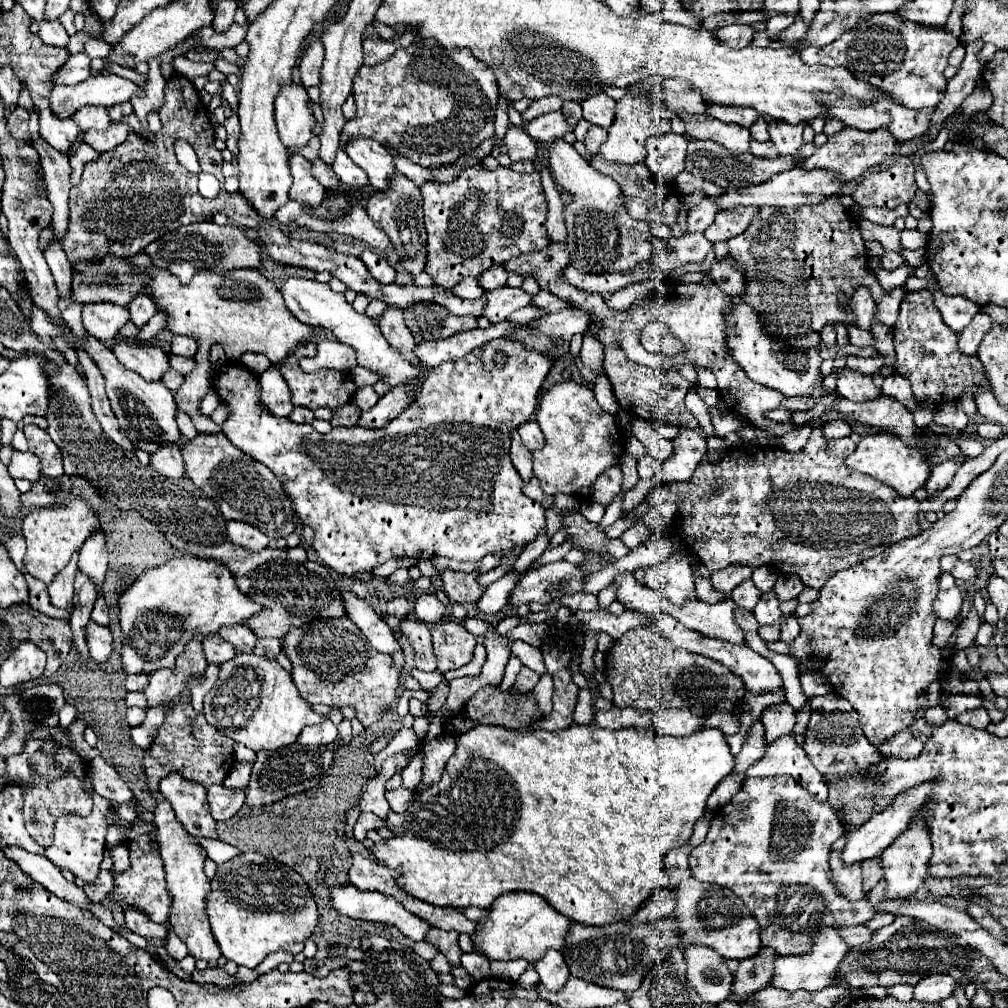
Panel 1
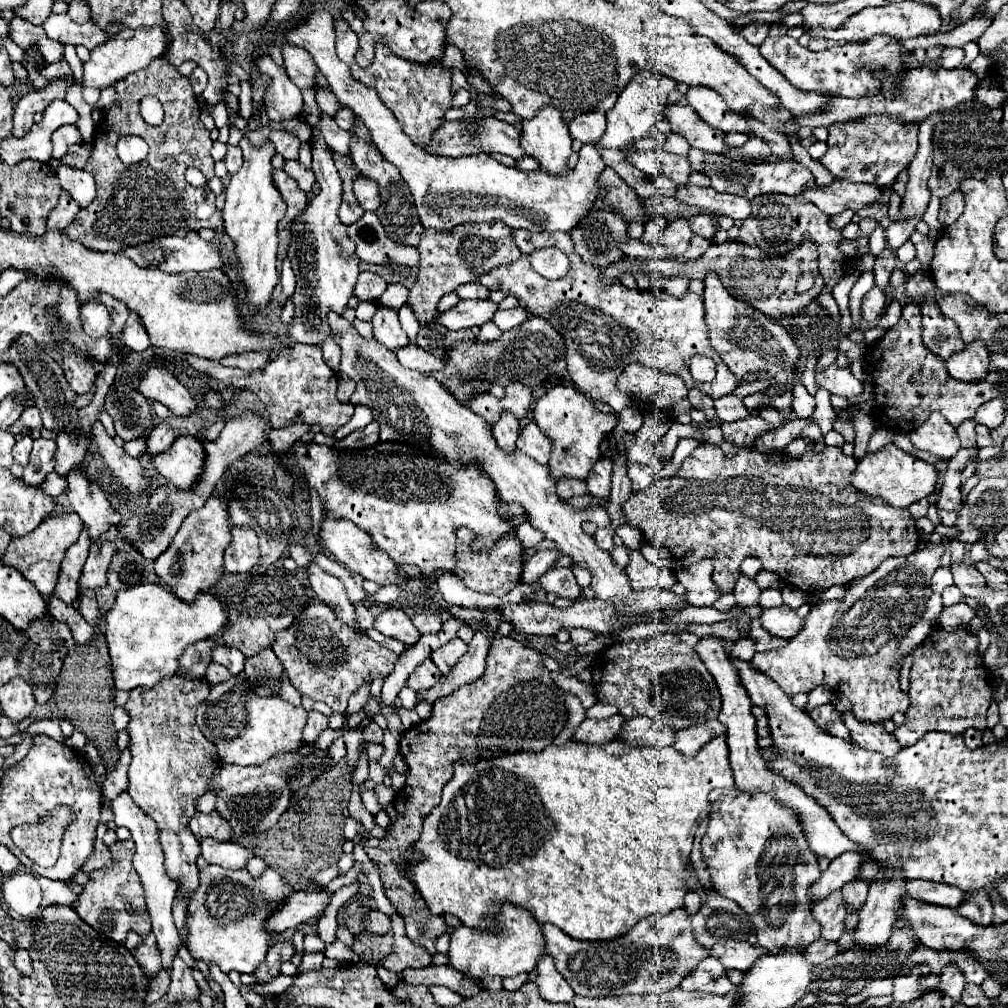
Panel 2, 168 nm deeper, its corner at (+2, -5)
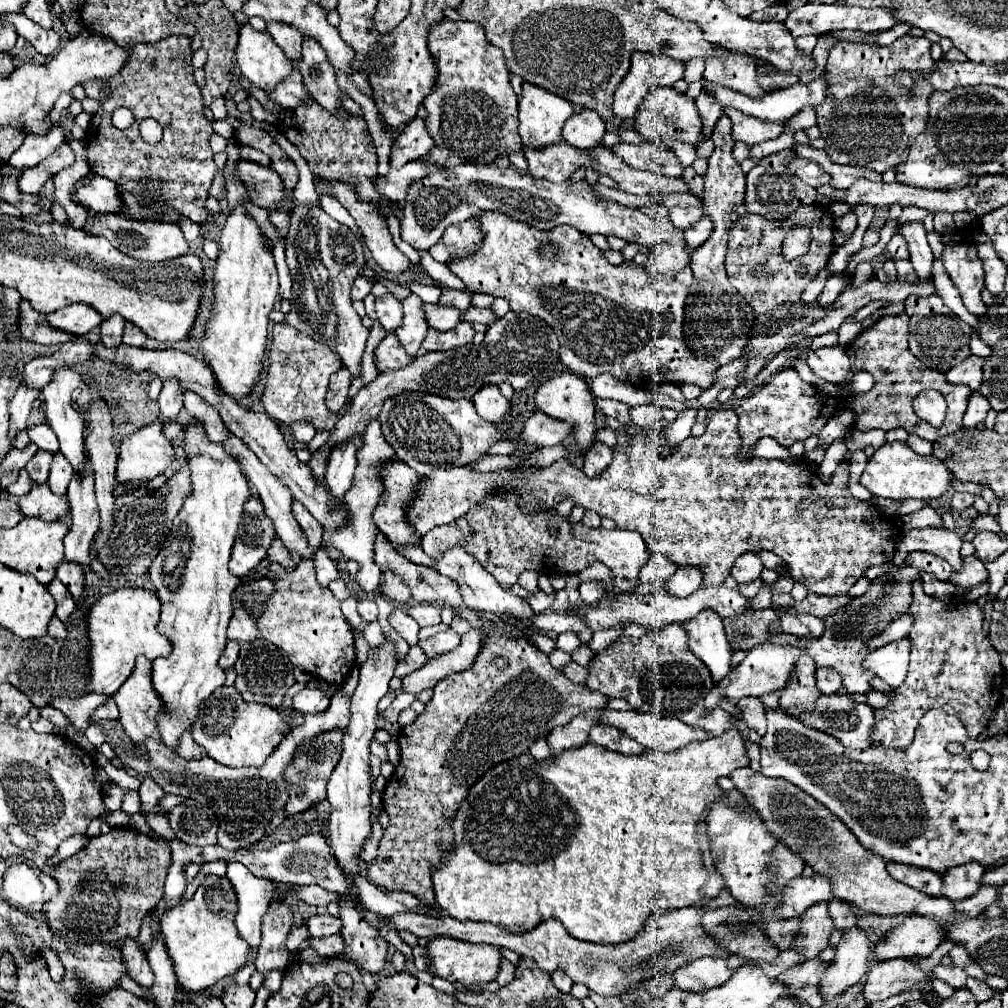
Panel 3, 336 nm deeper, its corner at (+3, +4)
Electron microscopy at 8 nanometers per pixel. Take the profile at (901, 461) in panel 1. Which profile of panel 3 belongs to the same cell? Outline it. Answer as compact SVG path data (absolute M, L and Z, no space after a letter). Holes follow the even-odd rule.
M885 442L875 454L867 460L867 466L859 480L873 496L891 498L891 500L907 500L907 498L921 498L933 500L939 498L951 484L949 468L931 456L921 456L909 448L907 442Z

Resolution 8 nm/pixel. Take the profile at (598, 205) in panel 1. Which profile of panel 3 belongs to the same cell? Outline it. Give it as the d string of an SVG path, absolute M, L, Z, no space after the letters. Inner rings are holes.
M523 82L523 94L519 98L519 136L521 136L525 148L541 150L541 148L563 142L561 128L571 114L573 114L573 106L567 100L563 100L561 96L555 96L547 90L533 88L533 84Z

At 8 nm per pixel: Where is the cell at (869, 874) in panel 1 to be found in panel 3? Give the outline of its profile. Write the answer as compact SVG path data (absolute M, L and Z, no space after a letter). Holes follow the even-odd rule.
M833 898L829 902L829 912L831 912L833 924L835 924L837 930L847 930L847 928L851 928L851 926L857 924L857 916L853 912L853 904L847 902L847 900Z

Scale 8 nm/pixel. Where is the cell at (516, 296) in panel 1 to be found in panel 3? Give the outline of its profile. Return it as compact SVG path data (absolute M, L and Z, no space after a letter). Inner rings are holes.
M427 304L427 324L435 330L451 330L461 322L463 310L443 304Z

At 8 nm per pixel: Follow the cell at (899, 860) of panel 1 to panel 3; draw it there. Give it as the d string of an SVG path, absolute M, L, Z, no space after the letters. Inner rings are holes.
M859 926L845 930L841 942L837 944L833 964L827 968L827 972L823 972L821 994L829 1000L845 992L849 986L857 984L865 976L869 960L871 960L869 932L861 930Z

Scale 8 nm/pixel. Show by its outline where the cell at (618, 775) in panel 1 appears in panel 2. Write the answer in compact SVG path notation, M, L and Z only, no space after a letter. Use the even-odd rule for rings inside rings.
M720 735L708 745L704 745L700 755L696 757L684 757L672 747L632 747L622 741L610 741L602 747L602 745L584 745L578 741L568 741L564 747L548 745L542 753L524 751L524 753L512 753L490 761L458 763L454 767L454 777L444 787L442 803L436 809L432 809L428 819L424 819L424 831L418 843L414 845L414 849L422 851L426 859L410 865L410 871L406 873L420 889L420 895L424 897L432 913L436 915L450 913L470 929L480 929L480 931L488 929L486 925L498 915L500 907L504 903L514 903L522 909L528 909L540 925L552 923L574 939L580 939L580 941L616 939L616 937L622 937L622 933L628 933L628 929L632 929L640 919L648 915L664 915L684 905L684 895L688 893L688 885L686 885L688 877L684 871L688 869L688 863L690 863L692 839L700 822L710 814L708 793L714 787L734 787L734 777L728 761L726 735Z

